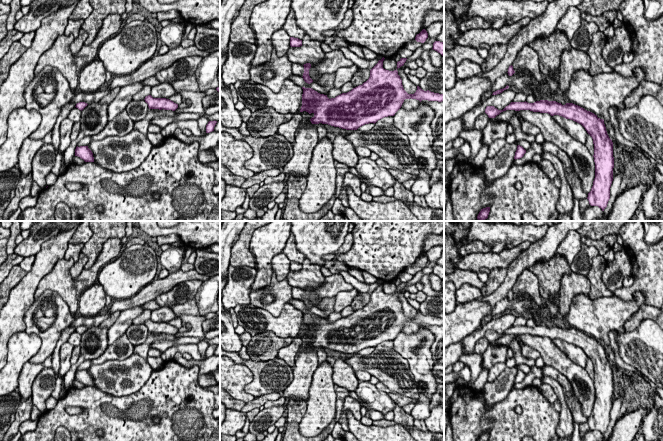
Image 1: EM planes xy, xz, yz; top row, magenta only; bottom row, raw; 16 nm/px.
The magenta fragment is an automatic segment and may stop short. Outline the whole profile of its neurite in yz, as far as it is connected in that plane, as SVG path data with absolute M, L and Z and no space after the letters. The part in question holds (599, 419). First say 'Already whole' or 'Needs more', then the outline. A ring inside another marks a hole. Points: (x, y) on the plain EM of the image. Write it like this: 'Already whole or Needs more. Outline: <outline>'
Already whole. Outline: M540 324L534 327L511 326L503 334L494 330L487 330L485 337L489 342L495 342L506 334L530 334L533 336L548 337L551 340L559 339L581 348L592 361L594 368L595 402L588 425L591 430L598 430L604 435L610 423L610 411L613 405L613 366L609 362L604 344L594 337L573 327L562 329L556 325Z

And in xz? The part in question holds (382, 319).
Already whole. Outline: M384 281L370 294L369 303L362 309L353 312L347 317L342 317L335 322L329 323L327 319L320 318L312 312L303 313L302 330L300 336L306 335L314 340L310 343L312 348L328 348L346 354L357 354L359 351L376 347L378 344L394 340L401 332L405 323L416 323L428 325L444 325L444 318L434 317L429 314L424 315L419 310L414 318L408 318L402 309L402 304L397 293L389 295L383 292Z

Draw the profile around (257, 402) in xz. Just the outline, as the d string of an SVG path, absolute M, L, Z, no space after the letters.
M272 392L270 394L265 394L260 397L255 397L252 401L245 404L245 406L241 409L241 412L247 413L255 408L260 408L264 406L267 401L276 401L278 400L282 394L278 392Z

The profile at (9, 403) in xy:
M18 390L0 396L0 441L3 441L7 430L15 420L15 413L21 398Z

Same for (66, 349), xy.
M69 342L64 343L60 348L60 369L58 373L58 376L60 377L63 377L71 367L70 359L72 356L73 348L74 346Z

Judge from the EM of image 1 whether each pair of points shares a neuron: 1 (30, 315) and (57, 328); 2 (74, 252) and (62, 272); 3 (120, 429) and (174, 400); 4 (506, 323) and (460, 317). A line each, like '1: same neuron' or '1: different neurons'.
1: same neuron
2: different neurons
3: same neuron
4: different neurons

